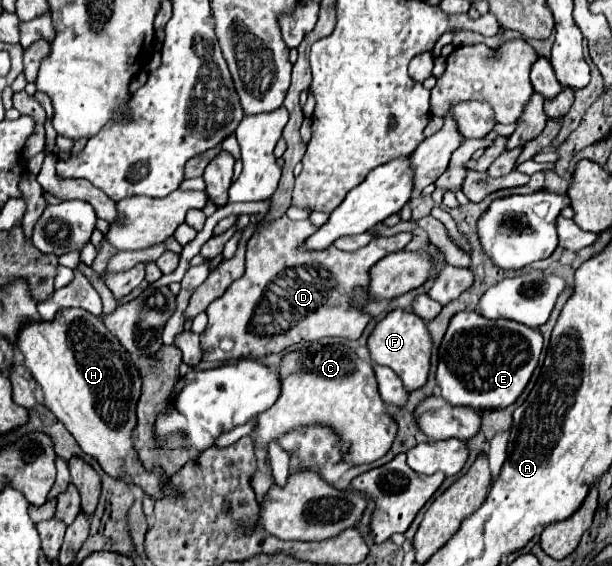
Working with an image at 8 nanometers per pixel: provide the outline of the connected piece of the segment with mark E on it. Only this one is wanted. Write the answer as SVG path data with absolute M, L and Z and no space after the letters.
M457 312L451 318L449 330L439 348L437 384L441 396L451 406L469 406L475 410L499 410L515 404L529 384L539 354L543 336L519 322L489 320L477 312Z

